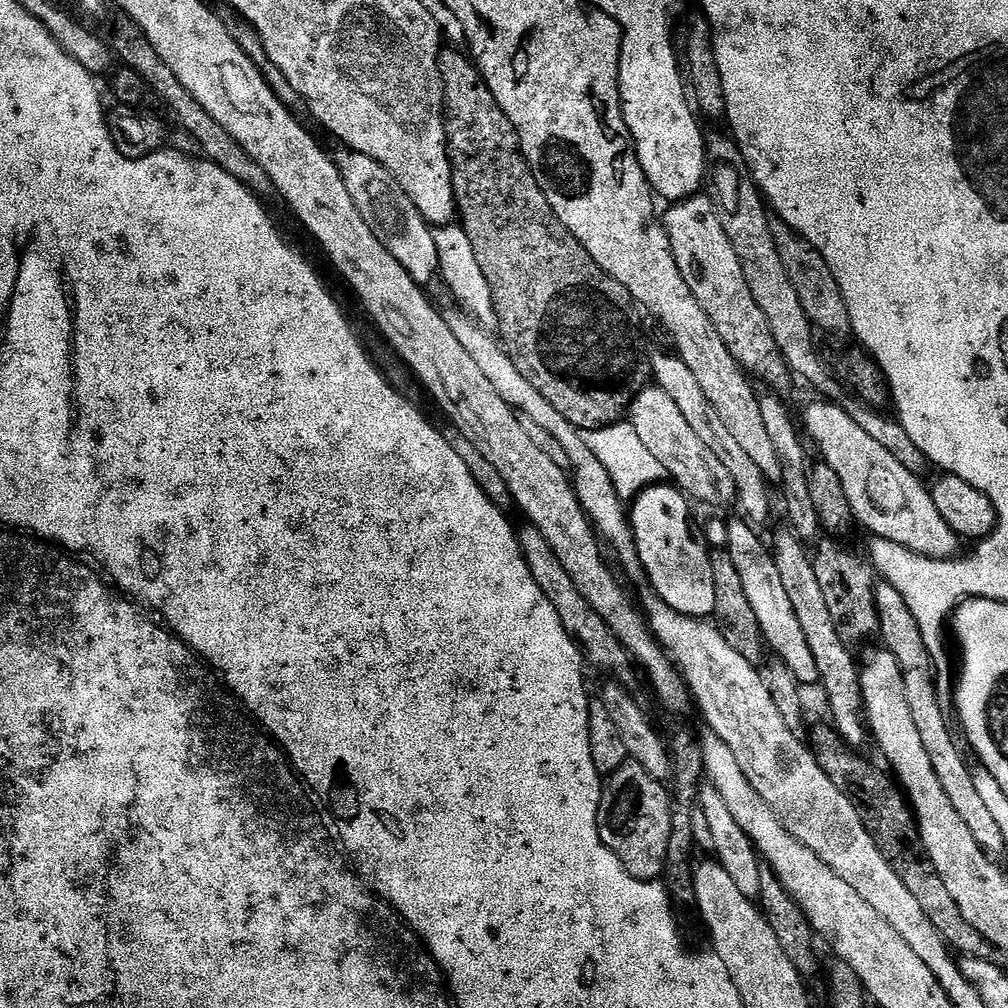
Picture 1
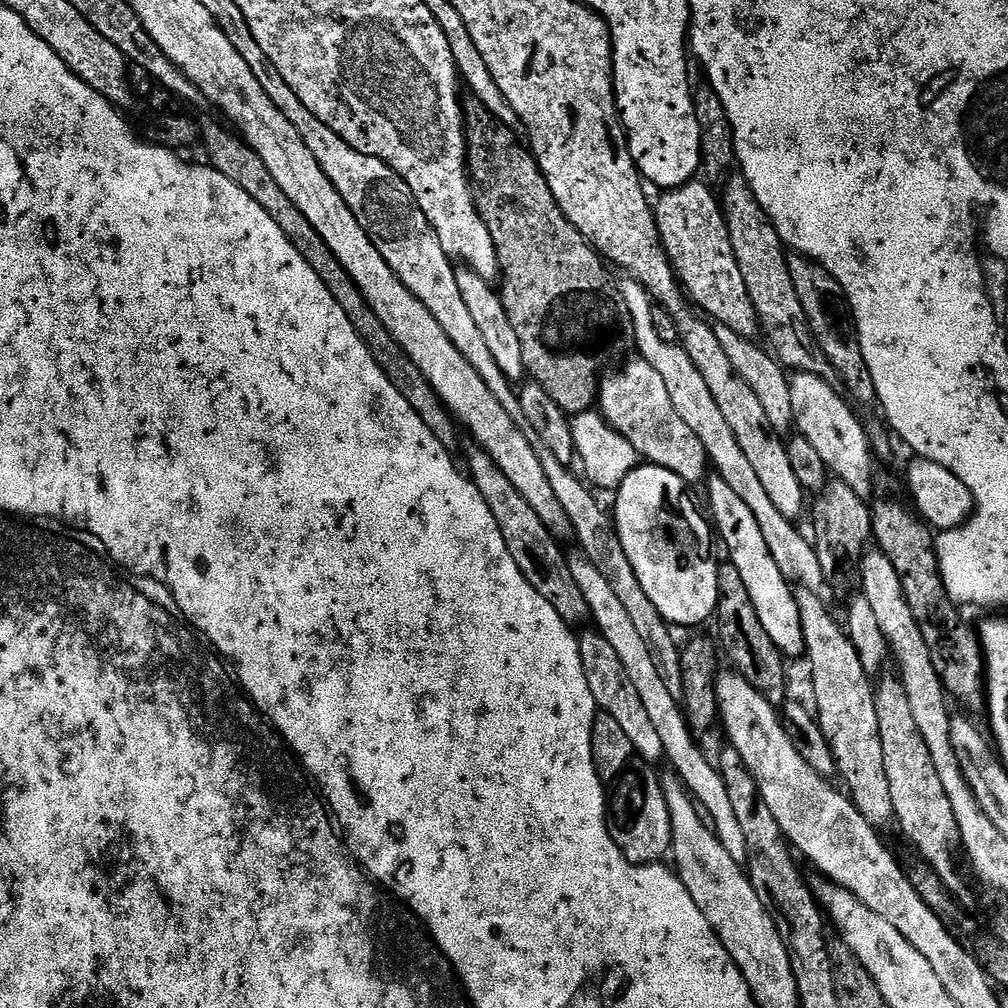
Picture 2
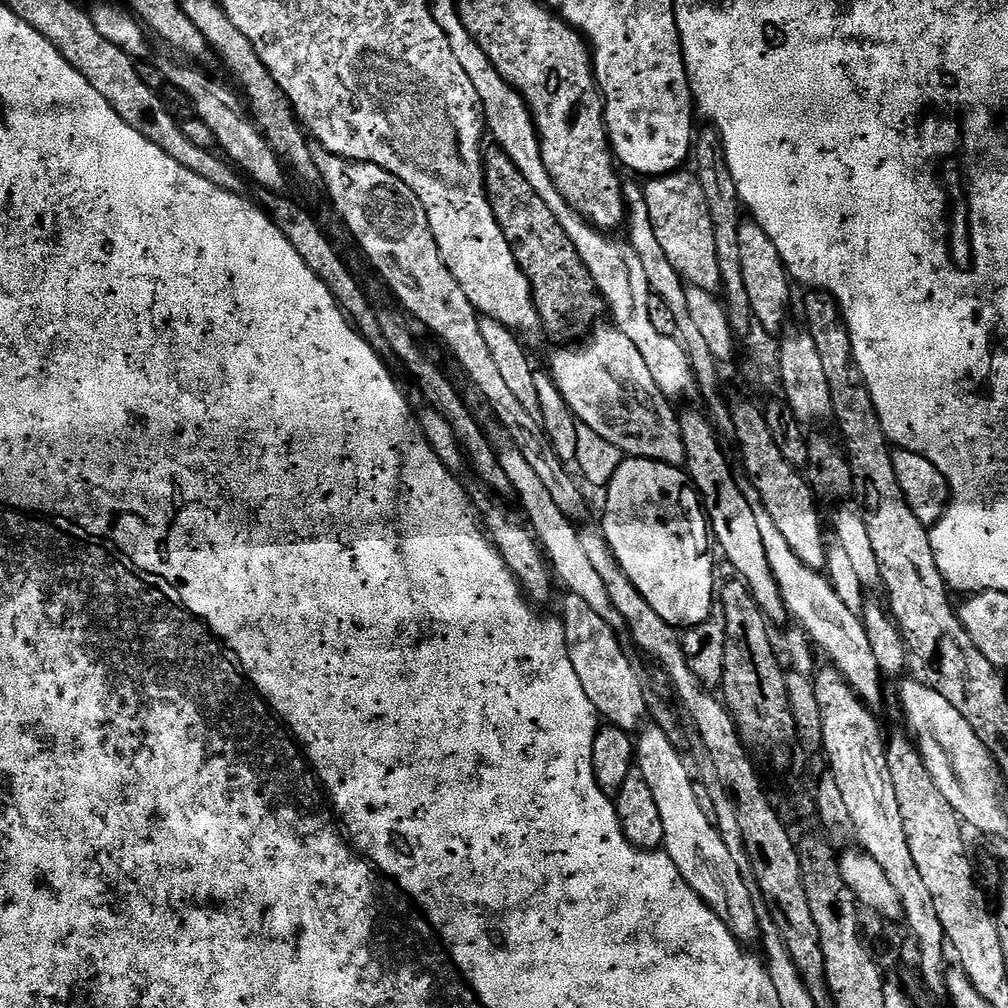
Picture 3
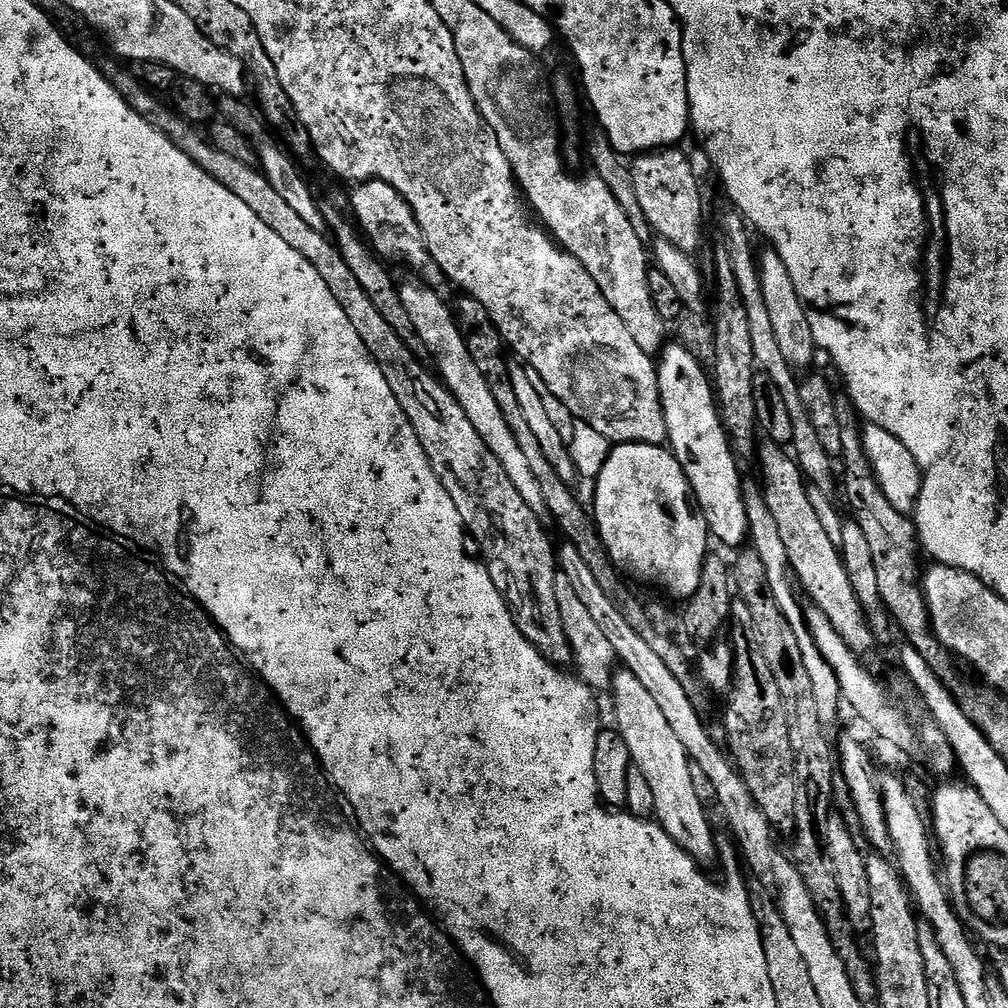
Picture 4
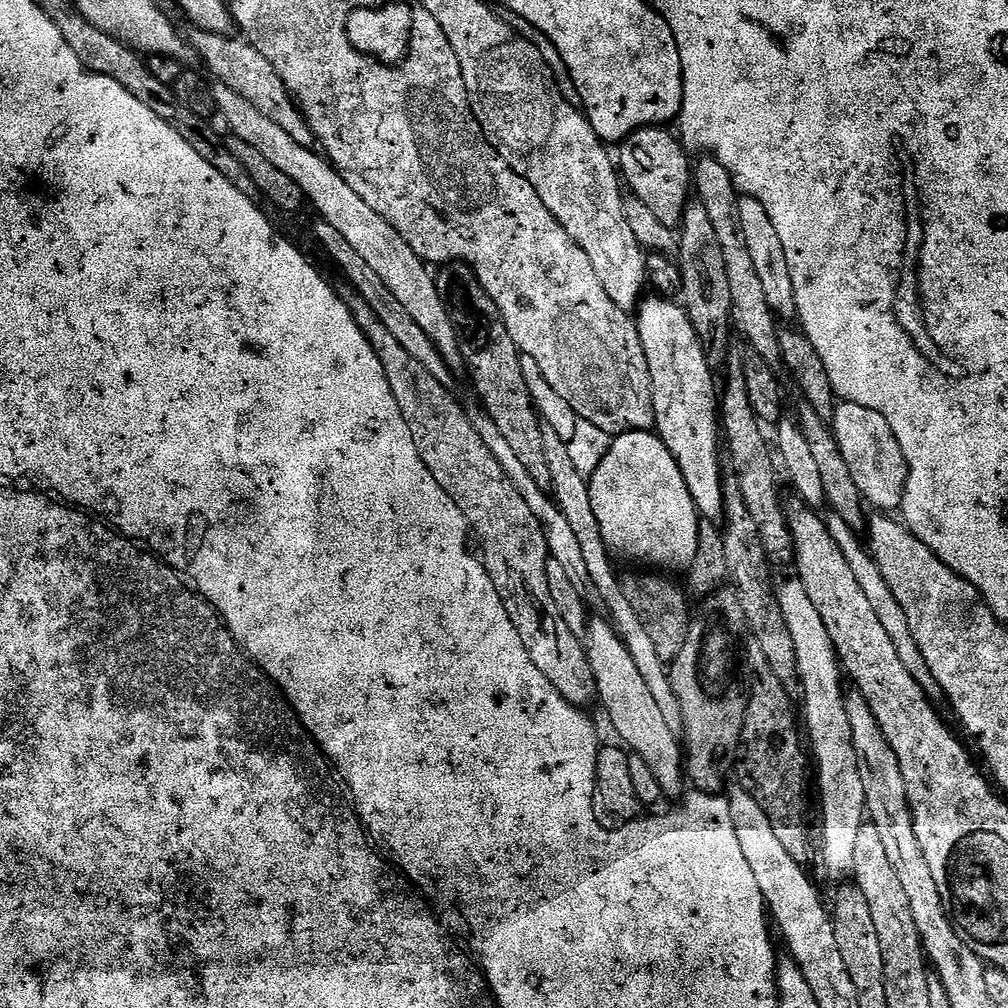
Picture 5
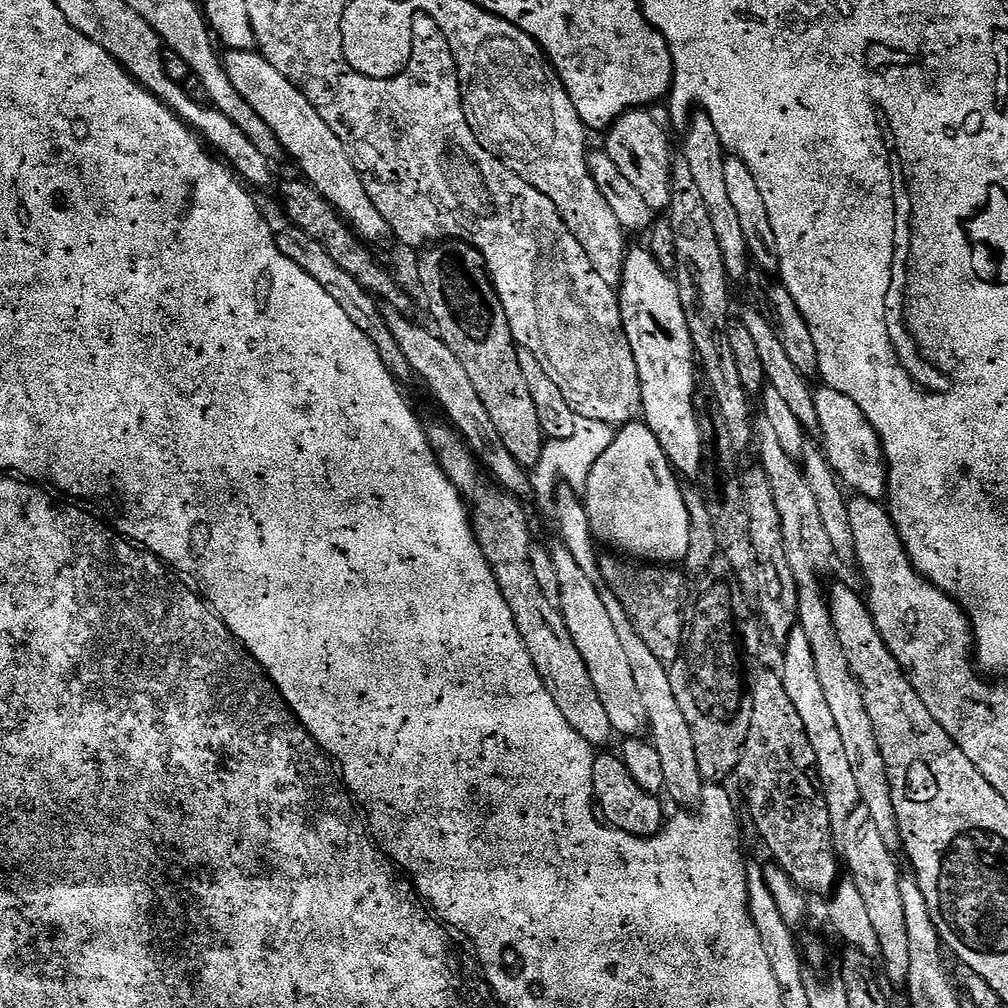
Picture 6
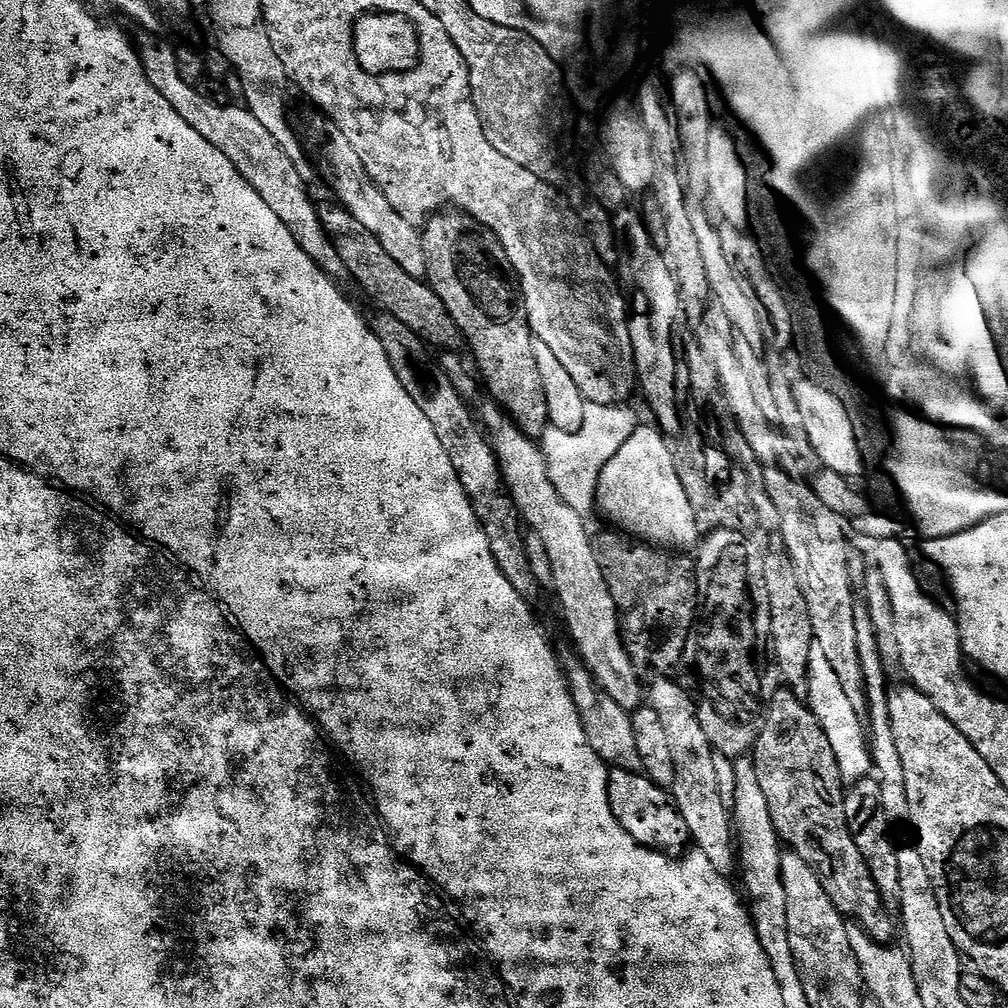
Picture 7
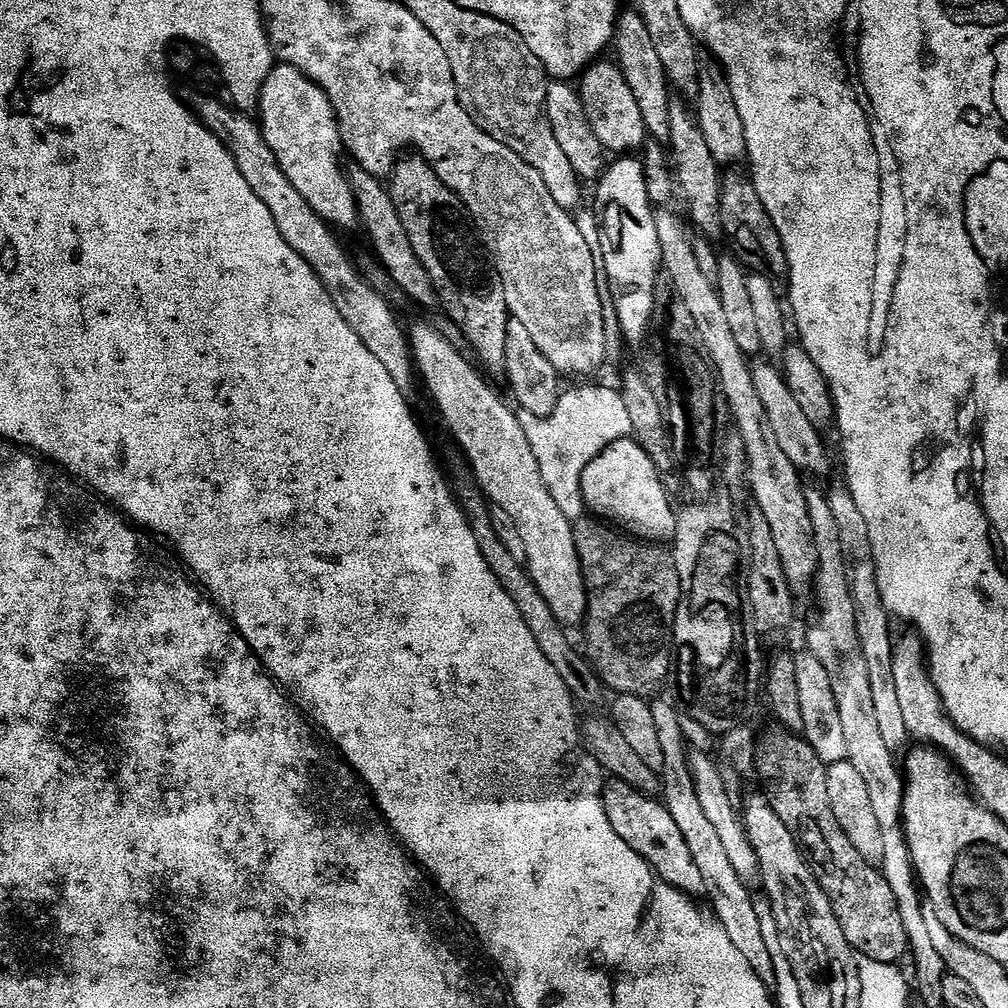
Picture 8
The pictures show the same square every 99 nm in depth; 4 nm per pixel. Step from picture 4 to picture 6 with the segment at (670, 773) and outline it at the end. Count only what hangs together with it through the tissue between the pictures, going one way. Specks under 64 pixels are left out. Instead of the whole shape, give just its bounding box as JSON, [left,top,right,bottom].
[551,547,650,738]

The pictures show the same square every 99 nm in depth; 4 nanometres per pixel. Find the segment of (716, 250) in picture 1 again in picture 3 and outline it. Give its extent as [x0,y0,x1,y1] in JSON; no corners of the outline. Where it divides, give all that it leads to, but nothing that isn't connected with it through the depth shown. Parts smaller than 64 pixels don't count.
[643,171,720,294]

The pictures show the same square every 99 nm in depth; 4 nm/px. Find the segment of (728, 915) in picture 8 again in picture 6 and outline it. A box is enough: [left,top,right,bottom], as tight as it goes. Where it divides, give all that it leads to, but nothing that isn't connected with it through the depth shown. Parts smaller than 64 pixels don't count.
[554,486,706,806]

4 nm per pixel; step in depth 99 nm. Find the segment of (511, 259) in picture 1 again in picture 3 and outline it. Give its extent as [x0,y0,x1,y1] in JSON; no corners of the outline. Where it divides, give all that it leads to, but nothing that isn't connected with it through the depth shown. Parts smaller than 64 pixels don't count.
[484,146,605,342]

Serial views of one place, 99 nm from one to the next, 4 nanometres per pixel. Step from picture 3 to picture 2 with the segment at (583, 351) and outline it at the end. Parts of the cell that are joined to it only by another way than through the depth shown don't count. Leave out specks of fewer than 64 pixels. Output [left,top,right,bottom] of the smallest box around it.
[598,358,710,486]

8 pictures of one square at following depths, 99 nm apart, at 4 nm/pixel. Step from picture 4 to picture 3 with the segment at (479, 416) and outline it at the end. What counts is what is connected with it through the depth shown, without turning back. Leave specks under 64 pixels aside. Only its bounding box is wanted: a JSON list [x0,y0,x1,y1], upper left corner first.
[498,446,623,629]

